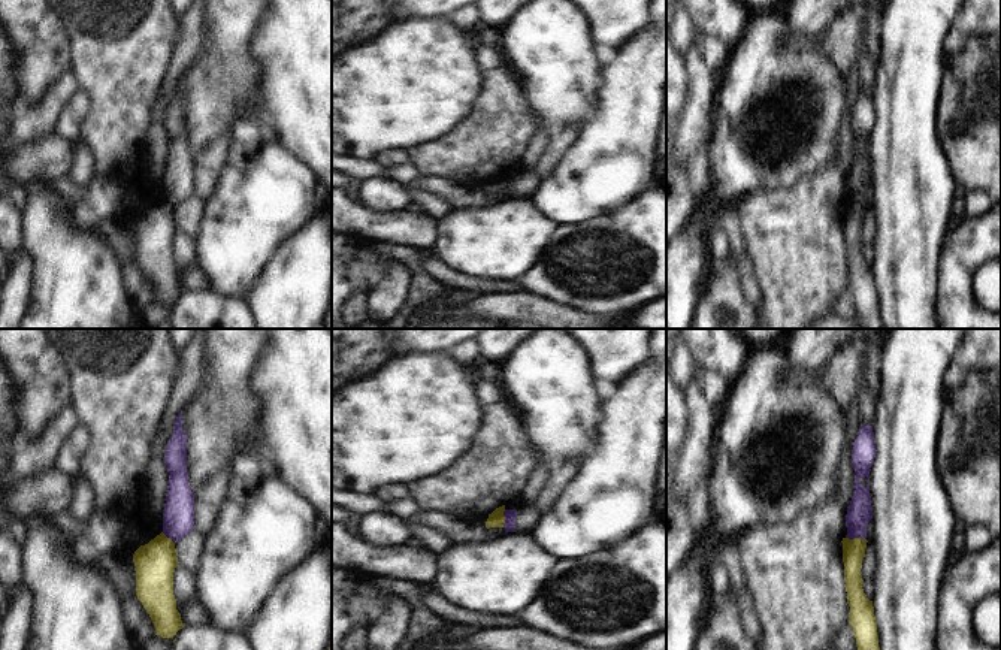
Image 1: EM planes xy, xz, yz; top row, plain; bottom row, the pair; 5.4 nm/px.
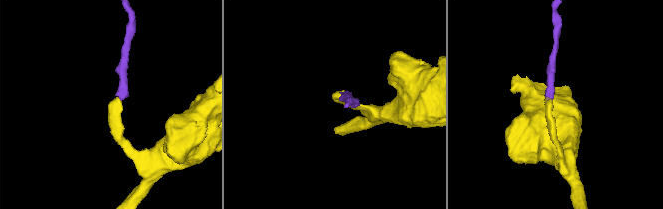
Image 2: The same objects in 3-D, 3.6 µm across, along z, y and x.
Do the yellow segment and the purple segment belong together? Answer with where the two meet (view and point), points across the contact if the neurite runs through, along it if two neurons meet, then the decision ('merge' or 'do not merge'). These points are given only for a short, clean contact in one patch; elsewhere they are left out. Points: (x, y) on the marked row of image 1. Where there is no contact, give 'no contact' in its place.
meets yellow in yz at (856, 538); border along yz (846, 537), (865, 540); do not merge

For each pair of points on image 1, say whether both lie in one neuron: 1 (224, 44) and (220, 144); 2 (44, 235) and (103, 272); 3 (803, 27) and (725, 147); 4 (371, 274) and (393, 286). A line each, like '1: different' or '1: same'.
1: different
2: same
3: different
4: different

